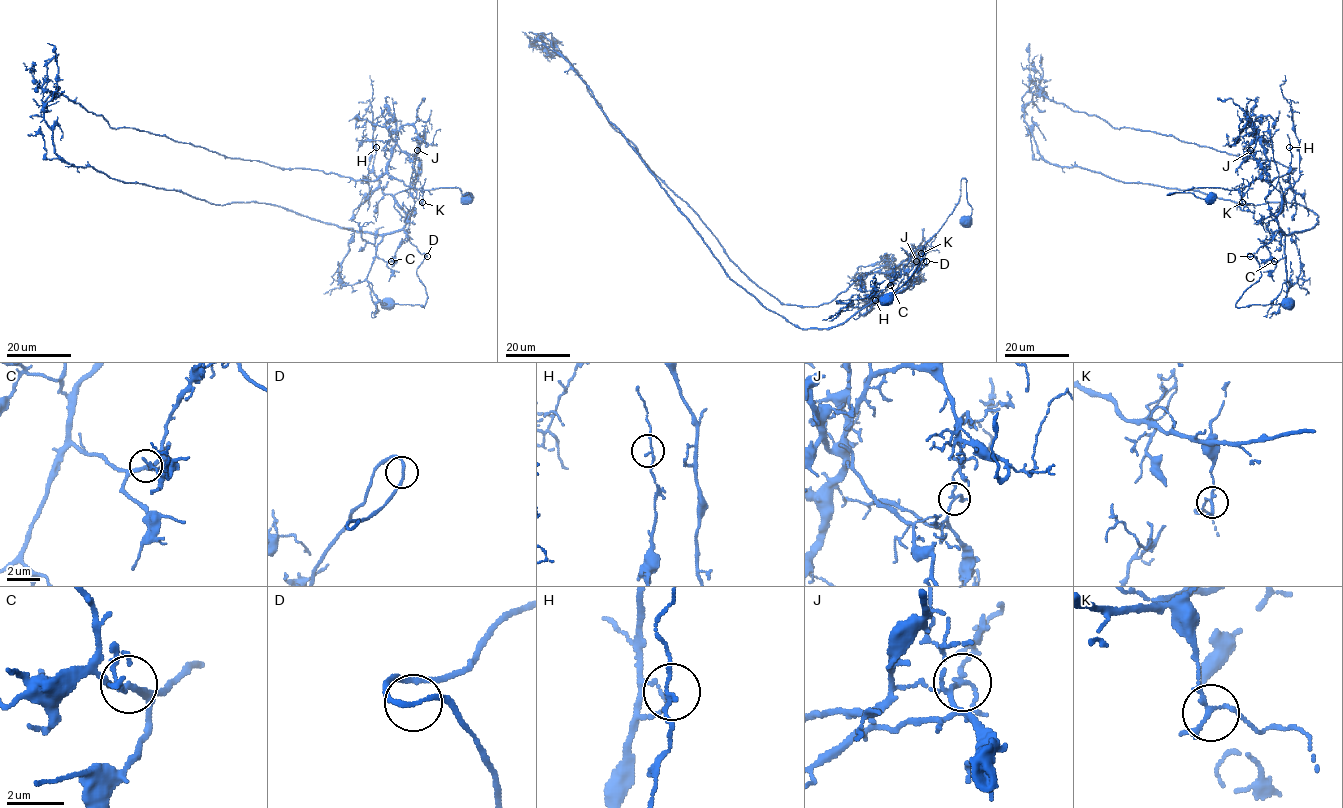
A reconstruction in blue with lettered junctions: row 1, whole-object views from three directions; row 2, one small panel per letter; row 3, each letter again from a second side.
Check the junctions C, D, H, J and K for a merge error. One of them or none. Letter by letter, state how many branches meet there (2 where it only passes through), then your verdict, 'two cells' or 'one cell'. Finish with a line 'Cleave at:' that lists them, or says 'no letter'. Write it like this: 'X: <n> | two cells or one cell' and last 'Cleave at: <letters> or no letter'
C: 3 | one cell
D: 2 | one cell
H: 2 | one cell
J: 3 | two cells
K: 3 | one cell
Cleave at: J

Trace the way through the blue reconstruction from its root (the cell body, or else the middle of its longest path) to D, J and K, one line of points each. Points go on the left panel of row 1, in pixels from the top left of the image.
D: (388, 303), (424, 307), (427, 294), (416, 271), (427, 256)
J: (388, 303), (424, 307), (427, 297), (416, 272), (427, 256), (409, 241), (404, 229), (416, 198), (417, 150)
K: (388, 303), (427, 297), (427, 256), (404, 229), (418, 159), (396, 140), (388, 174), (422, 202)

